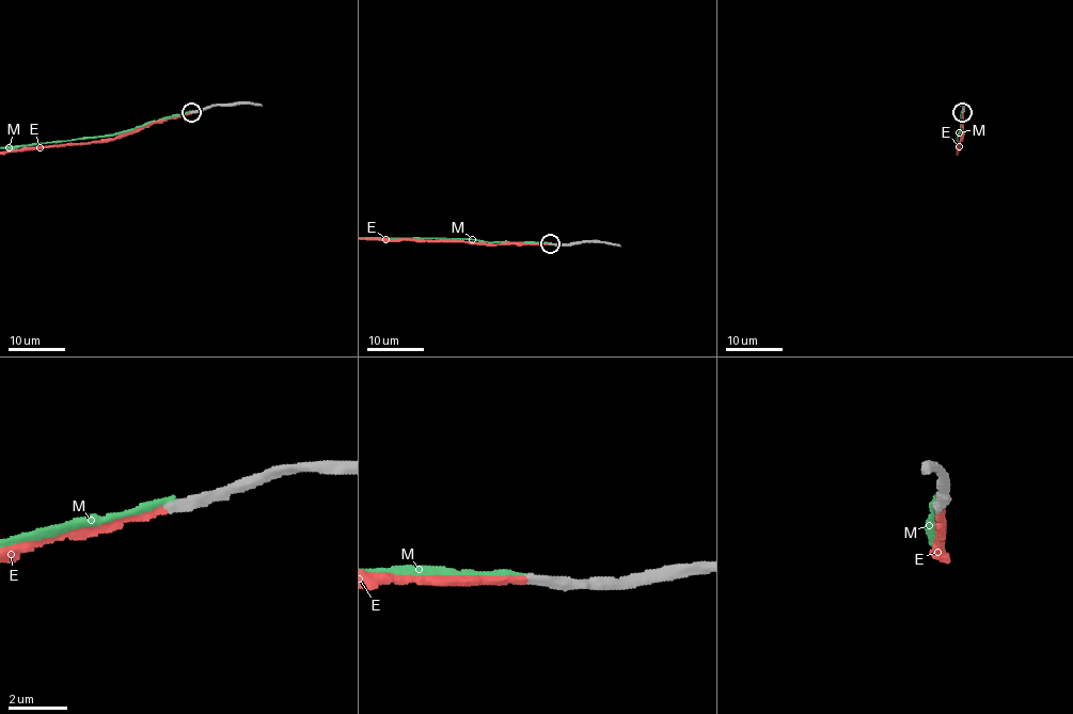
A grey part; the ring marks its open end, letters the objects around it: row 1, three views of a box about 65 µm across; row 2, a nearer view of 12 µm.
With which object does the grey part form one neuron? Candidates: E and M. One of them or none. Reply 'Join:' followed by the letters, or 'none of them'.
Join: E

